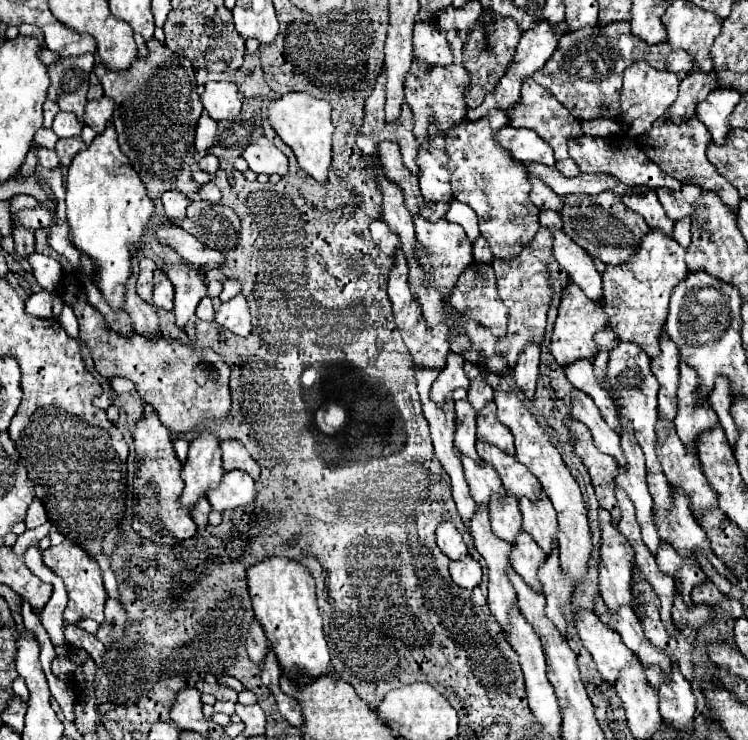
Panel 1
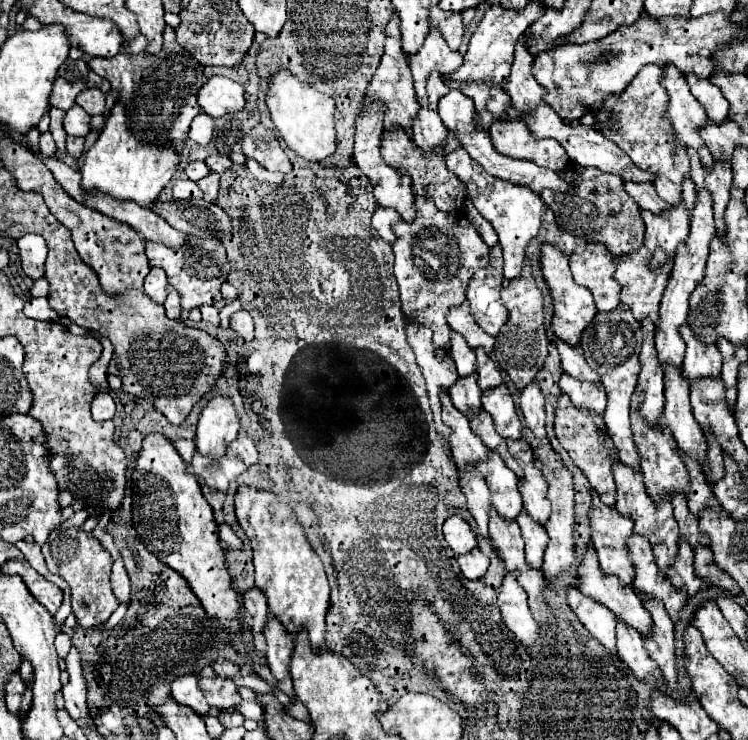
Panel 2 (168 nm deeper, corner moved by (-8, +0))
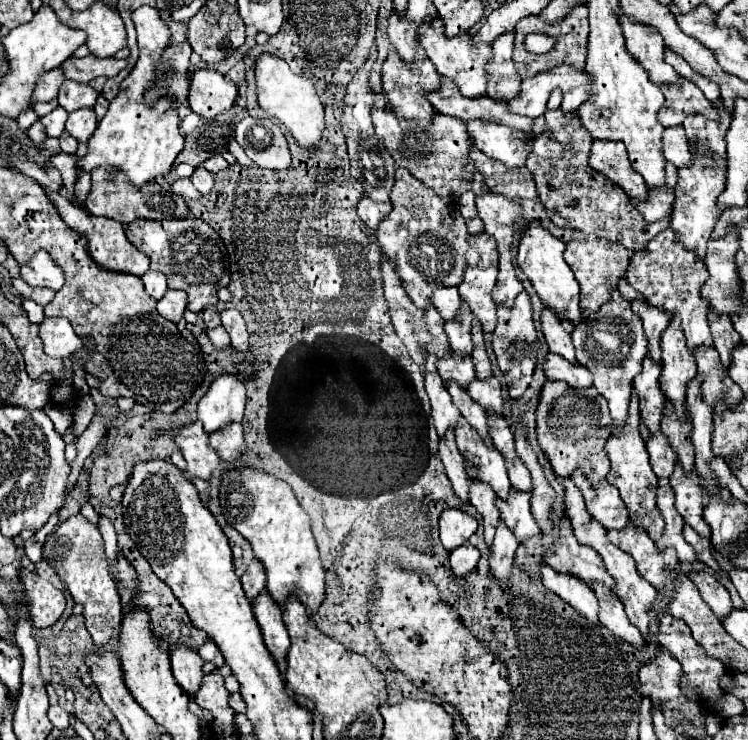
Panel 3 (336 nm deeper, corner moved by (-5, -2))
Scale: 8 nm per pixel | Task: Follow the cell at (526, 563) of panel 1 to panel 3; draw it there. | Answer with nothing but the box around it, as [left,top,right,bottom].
[498,489,540,543]

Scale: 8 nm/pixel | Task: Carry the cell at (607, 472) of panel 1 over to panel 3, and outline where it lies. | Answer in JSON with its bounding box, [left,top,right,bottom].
[536,381,610,487]

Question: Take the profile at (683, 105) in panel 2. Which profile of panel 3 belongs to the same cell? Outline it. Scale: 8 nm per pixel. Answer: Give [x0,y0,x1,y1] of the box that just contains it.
[620,11,682,85]

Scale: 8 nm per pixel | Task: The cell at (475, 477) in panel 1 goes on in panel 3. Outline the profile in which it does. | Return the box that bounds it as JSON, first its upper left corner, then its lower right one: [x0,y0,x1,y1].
[424,373,462,437]

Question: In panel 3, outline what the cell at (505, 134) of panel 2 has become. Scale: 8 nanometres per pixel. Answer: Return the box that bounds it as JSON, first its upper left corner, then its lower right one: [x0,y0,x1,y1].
[468,121,532,167]

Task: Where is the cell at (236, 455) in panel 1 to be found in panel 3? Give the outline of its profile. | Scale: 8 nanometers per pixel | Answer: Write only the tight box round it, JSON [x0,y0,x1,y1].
[210,423,246,461]

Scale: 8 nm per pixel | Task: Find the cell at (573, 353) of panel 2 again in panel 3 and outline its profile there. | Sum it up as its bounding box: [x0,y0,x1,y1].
[542,309,578,363]

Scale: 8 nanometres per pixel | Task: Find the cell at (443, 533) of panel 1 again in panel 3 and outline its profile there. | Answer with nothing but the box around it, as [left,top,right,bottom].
[440,509,476,551]

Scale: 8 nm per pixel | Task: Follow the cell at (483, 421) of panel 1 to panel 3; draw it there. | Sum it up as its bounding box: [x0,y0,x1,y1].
[468,377,504,415]

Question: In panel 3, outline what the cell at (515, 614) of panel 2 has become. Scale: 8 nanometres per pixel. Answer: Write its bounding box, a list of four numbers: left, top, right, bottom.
[490,523,518,589]

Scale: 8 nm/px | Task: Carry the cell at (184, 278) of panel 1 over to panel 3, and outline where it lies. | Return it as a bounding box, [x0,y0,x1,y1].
[126,219,230,313]

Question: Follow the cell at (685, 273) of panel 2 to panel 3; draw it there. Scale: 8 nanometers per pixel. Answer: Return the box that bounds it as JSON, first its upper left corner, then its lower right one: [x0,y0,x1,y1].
[670,153,726,259]

